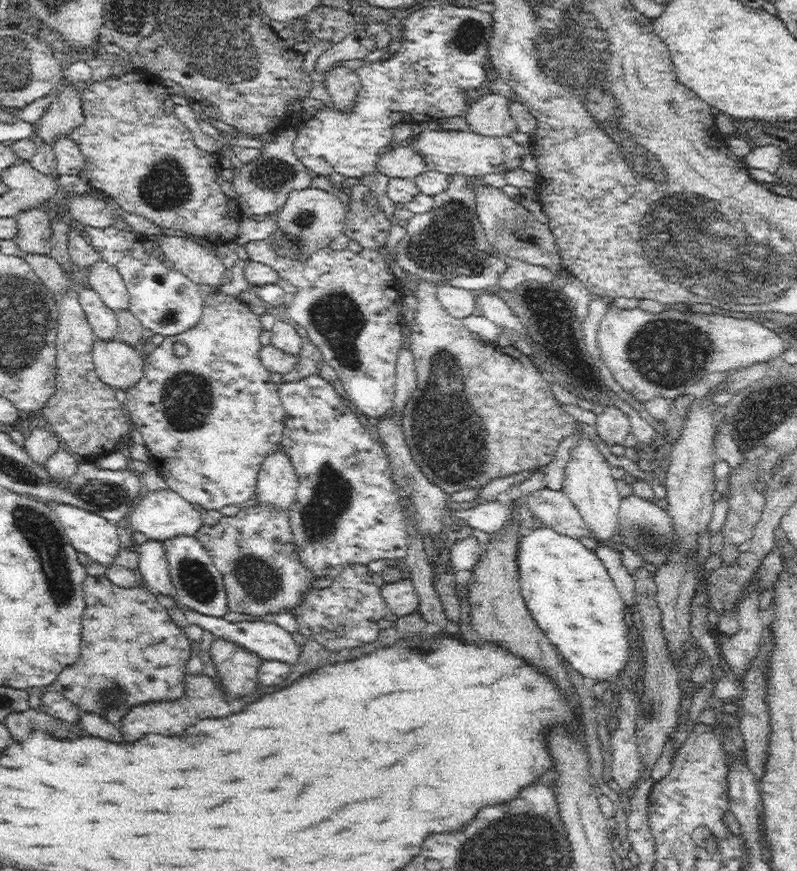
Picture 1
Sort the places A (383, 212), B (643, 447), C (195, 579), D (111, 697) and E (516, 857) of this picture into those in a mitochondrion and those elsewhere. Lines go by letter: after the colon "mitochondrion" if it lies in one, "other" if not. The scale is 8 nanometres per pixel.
A: other
B: other
C: mitochondrion
D: mitochondrion
E: mitochondrion

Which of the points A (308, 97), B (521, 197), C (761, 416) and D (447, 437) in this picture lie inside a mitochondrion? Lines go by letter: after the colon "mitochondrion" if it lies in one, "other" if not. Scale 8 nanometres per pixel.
A: other
B: other
C: mitochondrion
D: mitochondrion

